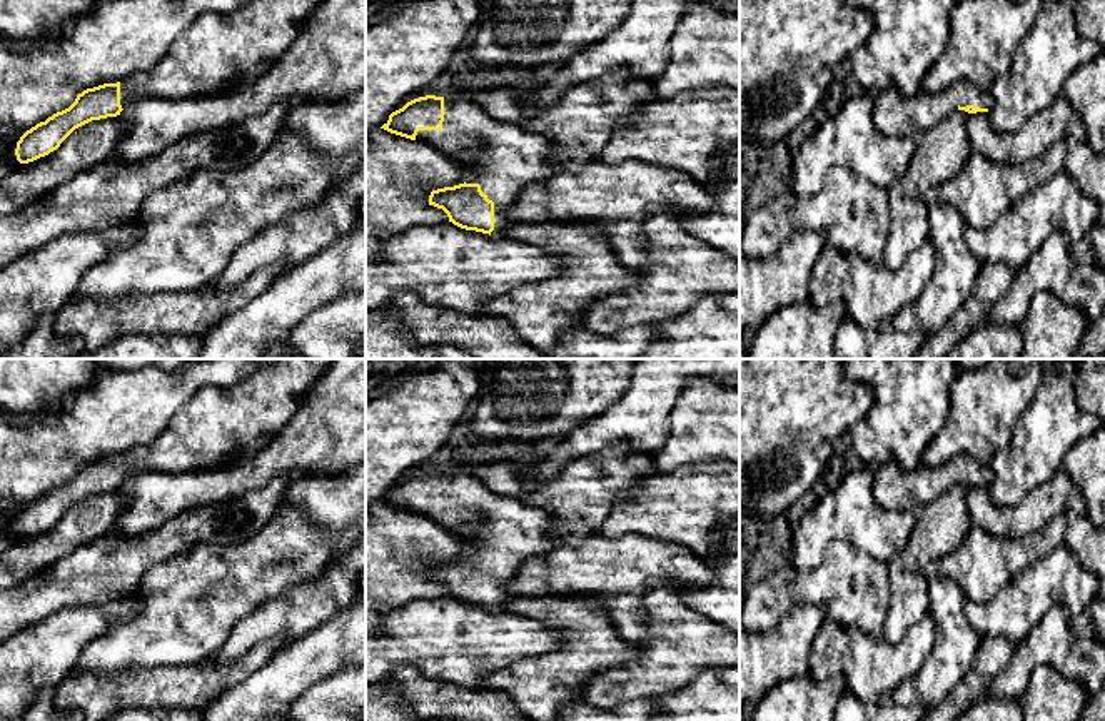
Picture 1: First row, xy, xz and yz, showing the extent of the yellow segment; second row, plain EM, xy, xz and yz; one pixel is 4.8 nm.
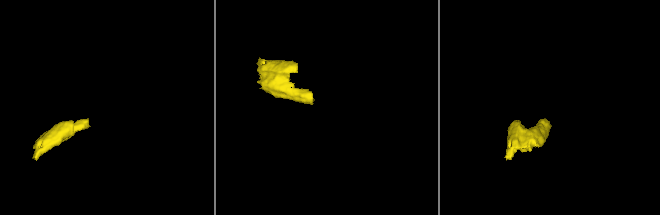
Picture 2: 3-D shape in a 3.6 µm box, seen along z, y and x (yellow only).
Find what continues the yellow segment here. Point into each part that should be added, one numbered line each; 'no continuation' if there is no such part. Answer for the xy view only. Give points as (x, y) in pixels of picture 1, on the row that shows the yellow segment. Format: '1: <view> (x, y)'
1: xy (219, 49)

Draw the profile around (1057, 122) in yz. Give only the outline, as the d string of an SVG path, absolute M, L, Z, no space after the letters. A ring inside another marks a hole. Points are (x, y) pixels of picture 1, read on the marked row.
M1065 95L1058 97L1042 113L1033 115L1017 134L997 132L986 112L970 113L966 135L971 152L1003 164L1023 164L1068 137L1078 140L1088 137L1080 115Z

